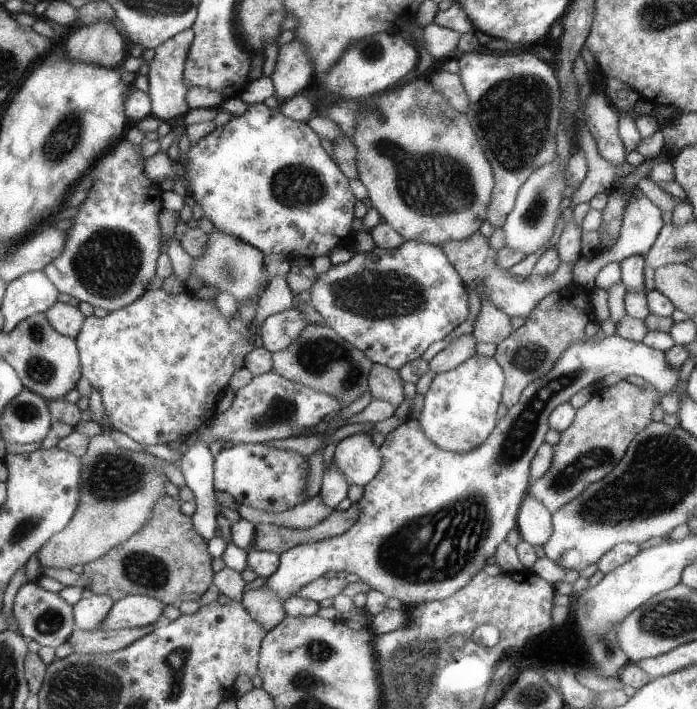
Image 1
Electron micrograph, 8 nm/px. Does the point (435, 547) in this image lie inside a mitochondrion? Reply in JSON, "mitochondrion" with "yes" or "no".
{"mitochondrion":"yes"}

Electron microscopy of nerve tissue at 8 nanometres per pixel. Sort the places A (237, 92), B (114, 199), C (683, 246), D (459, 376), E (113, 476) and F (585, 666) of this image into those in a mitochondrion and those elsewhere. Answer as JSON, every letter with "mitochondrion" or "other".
{"A":"other","B":"other","C":"mitochondrion","D":"other","E":"mitochondrion","F":"other"}

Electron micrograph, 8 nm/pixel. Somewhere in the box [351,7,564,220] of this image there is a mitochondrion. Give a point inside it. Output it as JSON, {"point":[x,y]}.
{"point":[515,114]}

